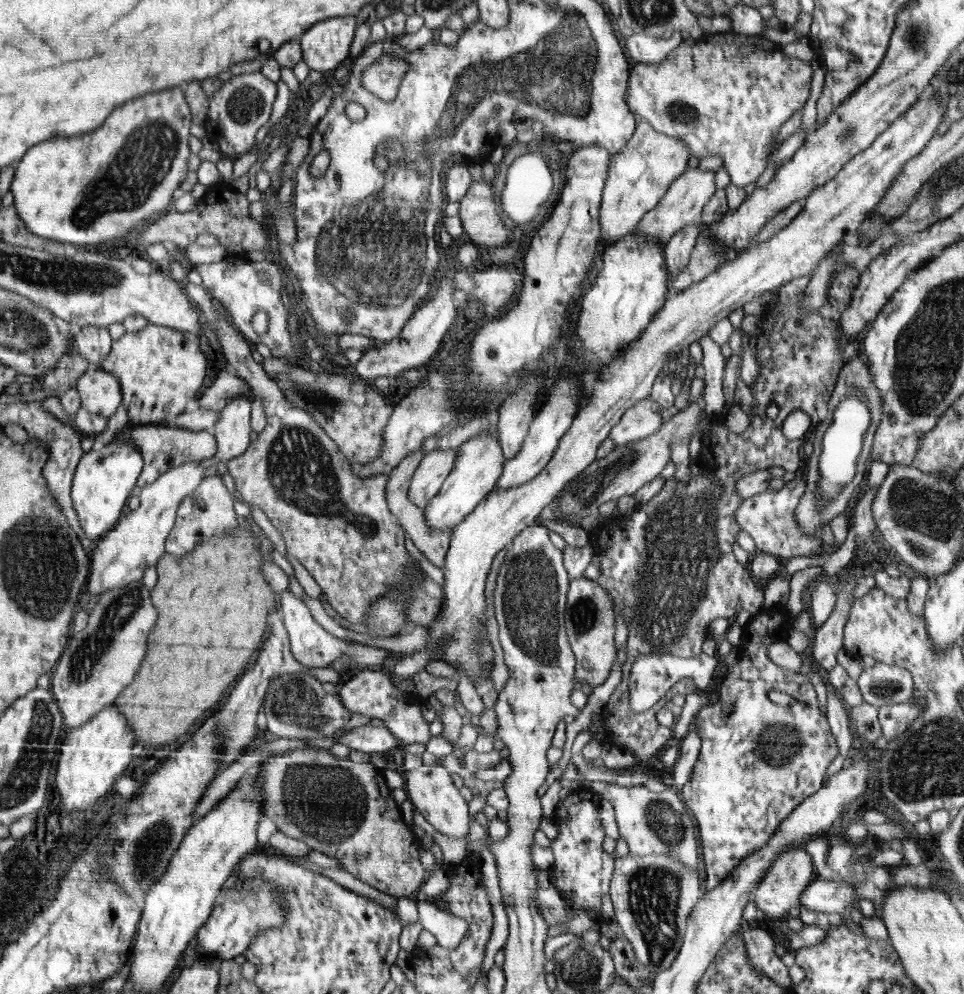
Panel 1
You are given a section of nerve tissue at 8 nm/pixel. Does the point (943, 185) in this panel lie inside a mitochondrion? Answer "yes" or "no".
yes

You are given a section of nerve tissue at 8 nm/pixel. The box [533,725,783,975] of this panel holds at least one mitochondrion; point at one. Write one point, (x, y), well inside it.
(653, 894)

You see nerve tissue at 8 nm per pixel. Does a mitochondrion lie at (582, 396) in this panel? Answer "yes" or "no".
no

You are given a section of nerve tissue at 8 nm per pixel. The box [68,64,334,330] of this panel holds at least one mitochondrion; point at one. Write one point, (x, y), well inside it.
(245, 104)

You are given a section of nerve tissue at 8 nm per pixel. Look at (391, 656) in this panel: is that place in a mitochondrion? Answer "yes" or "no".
no

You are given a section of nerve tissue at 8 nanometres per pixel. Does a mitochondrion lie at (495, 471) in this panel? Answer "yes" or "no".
no

